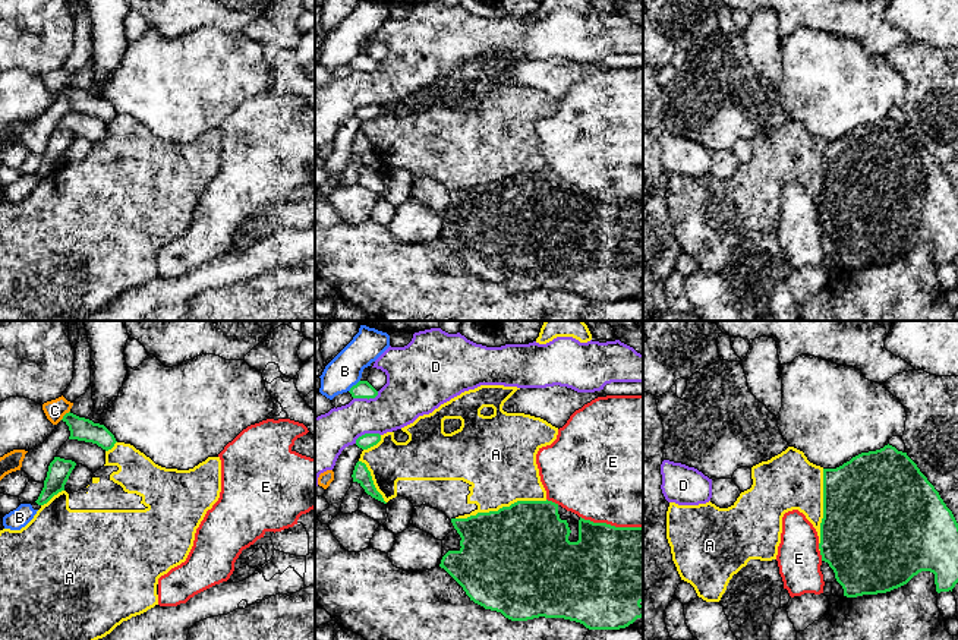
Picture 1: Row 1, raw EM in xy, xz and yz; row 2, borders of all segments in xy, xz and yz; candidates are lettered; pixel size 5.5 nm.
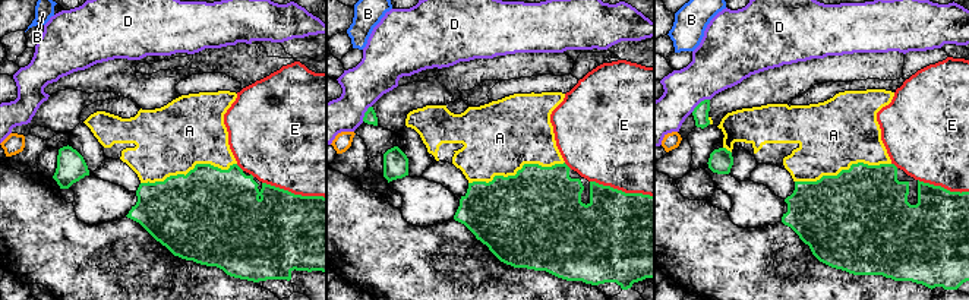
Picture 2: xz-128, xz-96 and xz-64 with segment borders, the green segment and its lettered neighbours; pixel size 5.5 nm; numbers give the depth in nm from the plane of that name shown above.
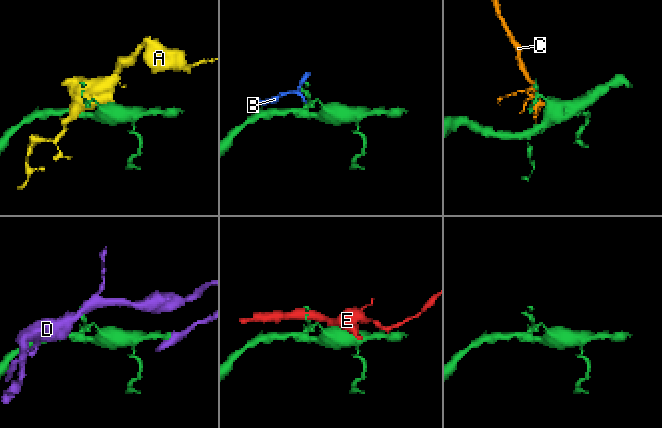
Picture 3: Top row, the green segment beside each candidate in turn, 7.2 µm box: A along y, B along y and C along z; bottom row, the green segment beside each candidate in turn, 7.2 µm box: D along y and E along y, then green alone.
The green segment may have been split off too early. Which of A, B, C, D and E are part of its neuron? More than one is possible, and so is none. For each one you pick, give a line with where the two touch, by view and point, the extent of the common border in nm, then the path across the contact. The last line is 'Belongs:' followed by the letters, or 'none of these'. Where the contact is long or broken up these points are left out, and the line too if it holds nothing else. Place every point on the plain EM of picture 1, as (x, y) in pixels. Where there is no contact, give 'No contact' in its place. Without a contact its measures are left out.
Belongs: none of these

